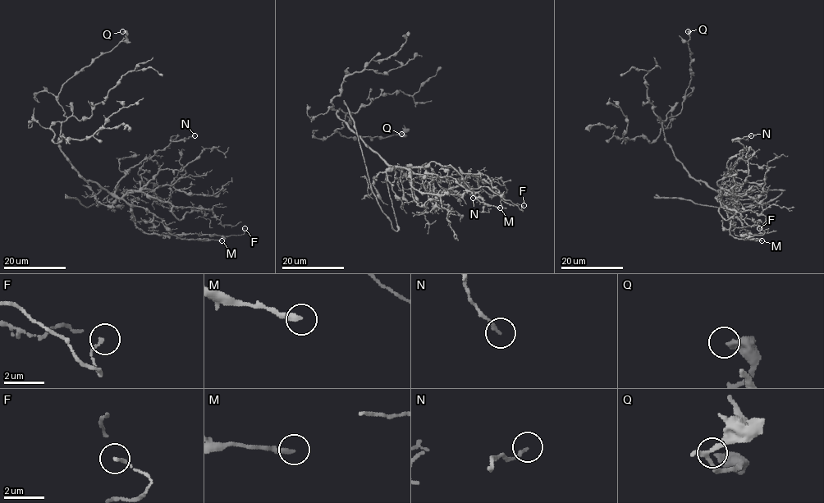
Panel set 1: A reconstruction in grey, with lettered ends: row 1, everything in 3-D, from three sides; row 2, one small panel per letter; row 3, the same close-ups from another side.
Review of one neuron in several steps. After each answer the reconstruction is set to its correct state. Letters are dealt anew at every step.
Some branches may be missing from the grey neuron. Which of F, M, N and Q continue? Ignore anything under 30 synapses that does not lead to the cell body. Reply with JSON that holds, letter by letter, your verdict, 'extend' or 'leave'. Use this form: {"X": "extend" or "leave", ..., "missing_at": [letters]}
{"F": "leave", "M": "leave", "N": "leave", "Q": "leave", "missing_at": []}

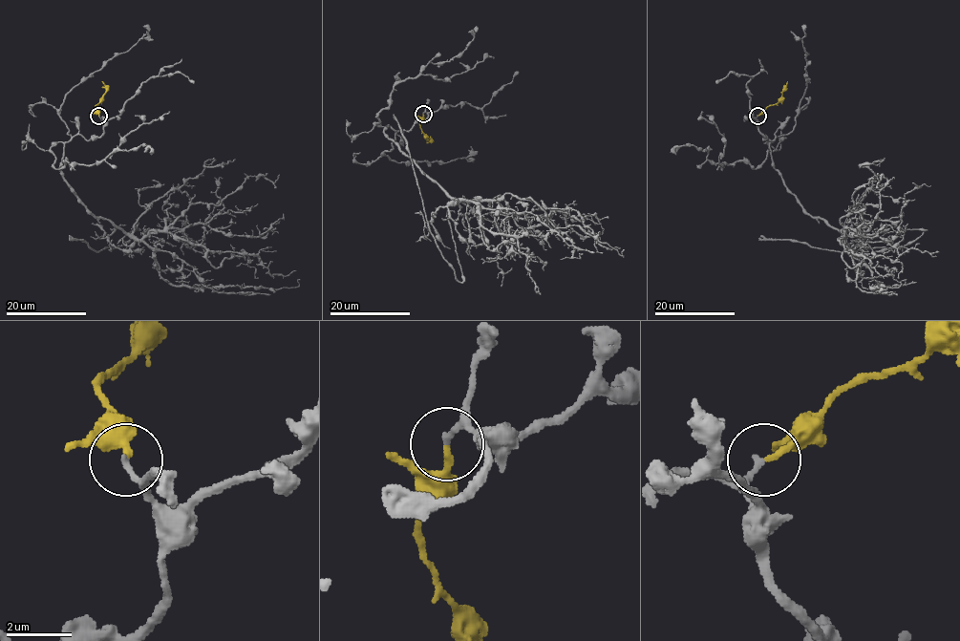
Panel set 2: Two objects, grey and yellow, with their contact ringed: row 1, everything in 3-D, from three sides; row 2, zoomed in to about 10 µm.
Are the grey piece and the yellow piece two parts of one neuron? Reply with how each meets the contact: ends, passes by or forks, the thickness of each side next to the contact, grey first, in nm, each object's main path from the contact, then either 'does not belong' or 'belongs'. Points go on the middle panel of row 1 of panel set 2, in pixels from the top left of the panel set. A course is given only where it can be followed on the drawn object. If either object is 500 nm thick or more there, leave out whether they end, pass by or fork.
grey ends | yellow ends | 170/180 nm | grey via (423, 114), (410, 128), (384, 131), (459, 201), (447, 216), (462, 282), (431, 232), (393, 115) | yellow via (423, 114), (420, 124), (430, 139), (426, 142) | belongs

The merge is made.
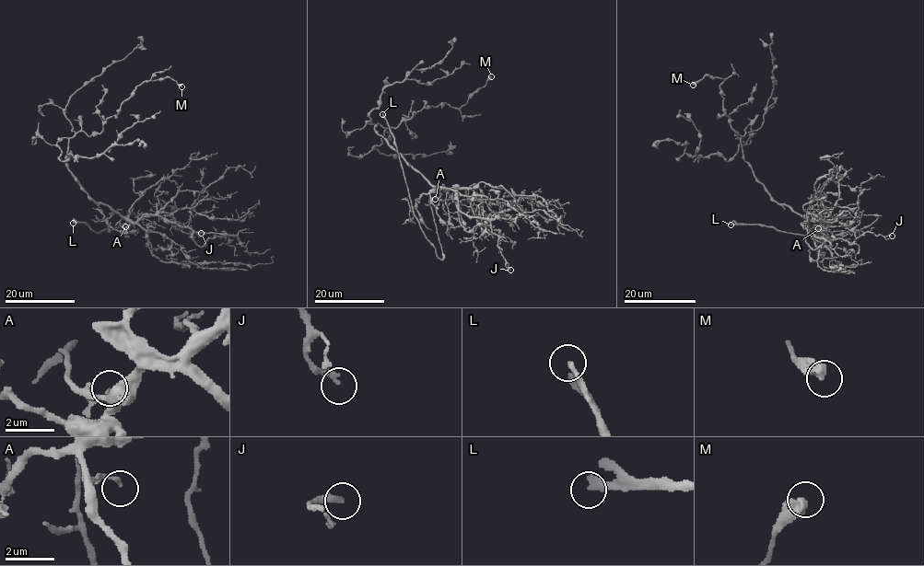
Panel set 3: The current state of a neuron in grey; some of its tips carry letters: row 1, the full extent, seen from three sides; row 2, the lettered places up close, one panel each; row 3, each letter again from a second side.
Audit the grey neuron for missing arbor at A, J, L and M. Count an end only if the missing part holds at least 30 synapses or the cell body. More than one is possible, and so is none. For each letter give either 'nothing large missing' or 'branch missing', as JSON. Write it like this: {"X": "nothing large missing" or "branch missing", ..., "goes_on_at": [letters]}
{"A": "nothing large missing", "J": "nothing large missing", "L": "branch missing", "M": "nothing large missing", "goes_on_at": ["L"]}

